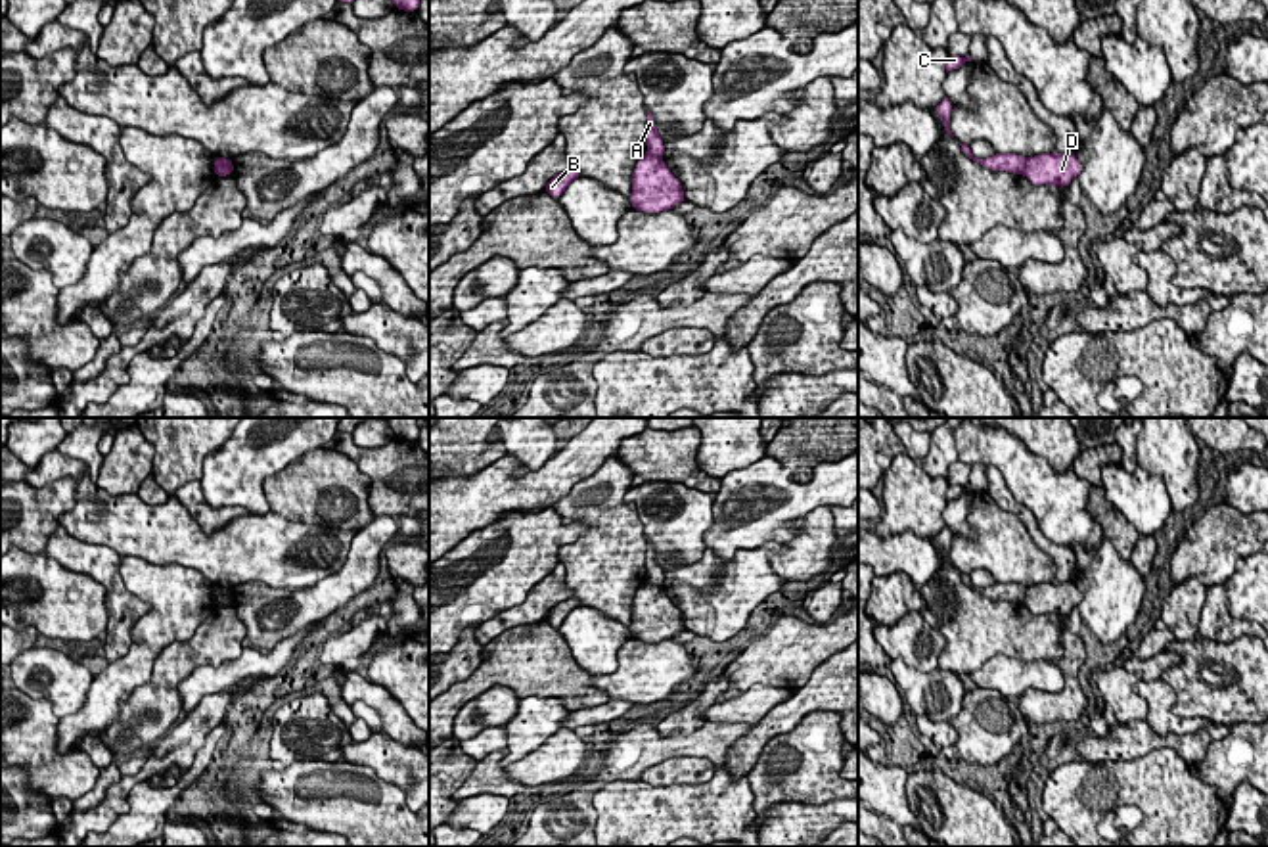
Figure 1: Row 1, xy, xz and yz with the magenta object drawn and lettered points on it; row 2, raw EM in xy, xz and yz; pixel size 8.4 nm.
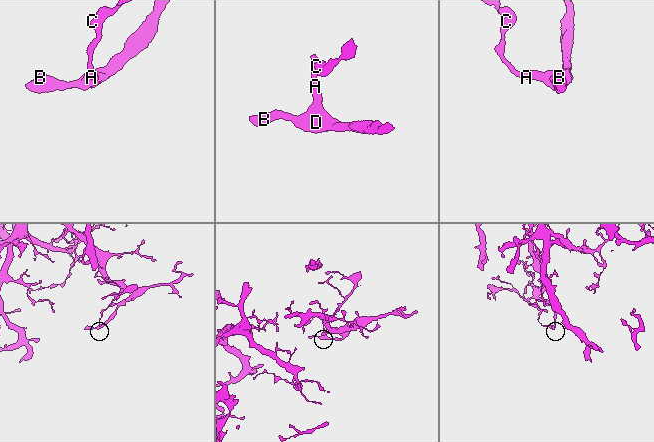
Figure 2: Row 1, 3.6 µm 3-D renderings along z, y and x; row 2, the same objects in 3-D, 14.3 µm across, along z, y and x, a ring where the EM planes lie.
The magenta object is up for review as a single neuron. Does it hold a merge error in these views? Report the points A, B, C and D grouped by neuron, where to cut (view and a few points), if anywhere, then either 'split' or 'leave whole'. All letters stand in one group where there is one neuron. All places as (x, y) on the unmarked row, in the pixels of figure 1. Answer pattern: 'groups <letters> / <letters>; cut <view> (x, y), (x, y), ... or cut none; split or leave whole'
groups A C / B D; cut xz (646, 581), (661, 589); split

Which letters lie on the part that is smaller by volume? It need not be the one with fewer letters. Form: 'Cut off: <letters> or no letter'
Cut off: A, C

